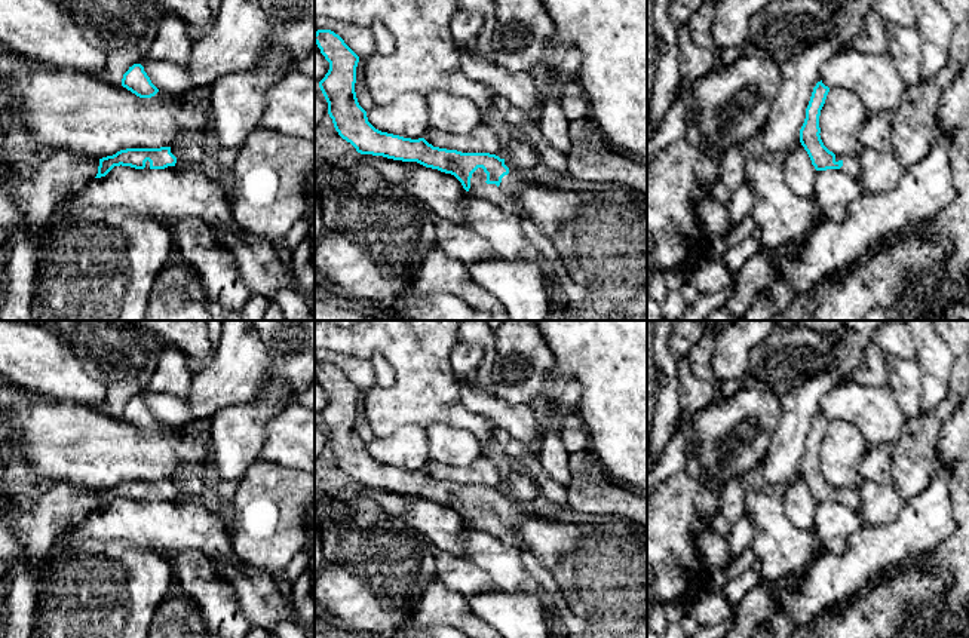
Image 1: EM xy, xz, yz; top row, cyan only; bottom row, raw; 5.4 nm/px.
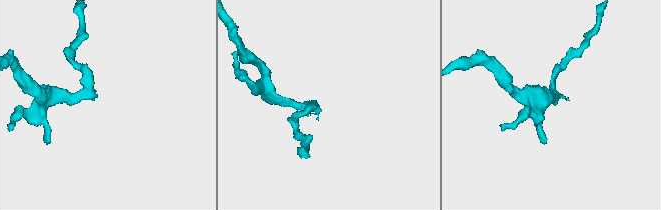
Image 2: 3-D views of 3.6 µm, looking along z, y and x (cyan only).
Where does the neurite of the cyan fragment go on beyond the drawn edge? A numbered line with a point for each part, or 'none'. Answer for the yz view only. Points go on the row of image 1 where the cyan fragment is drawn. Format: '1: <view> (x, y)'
1: yz (851, 163)

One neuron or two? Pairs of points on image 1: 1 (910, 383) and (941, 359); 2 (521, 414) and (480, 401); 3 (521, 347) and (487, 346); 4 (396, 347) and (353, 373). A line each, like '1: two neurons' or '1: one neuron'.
1: two neurons
2: one neuron
3: two neurons
4: two neurons

